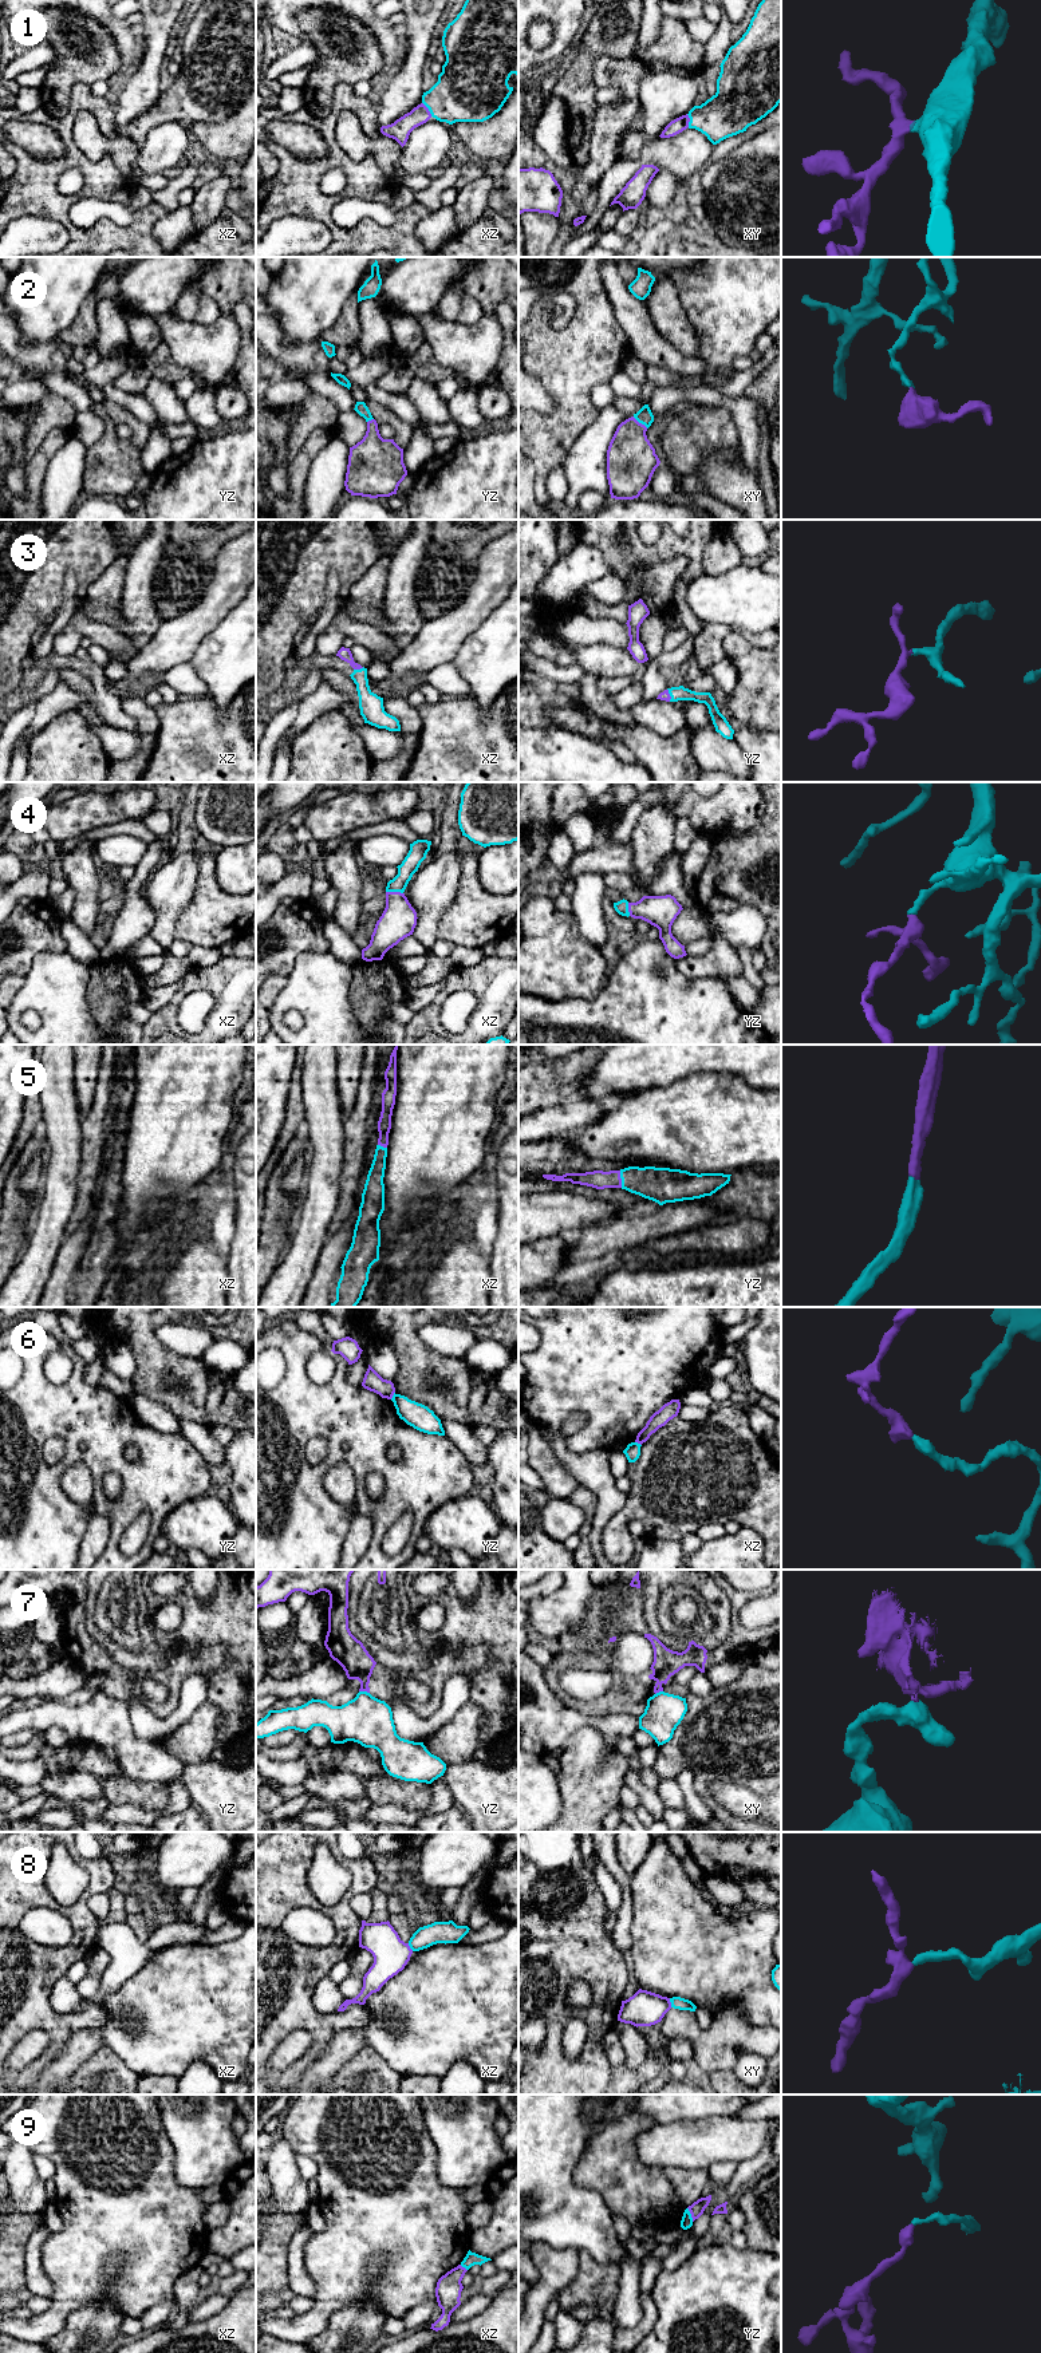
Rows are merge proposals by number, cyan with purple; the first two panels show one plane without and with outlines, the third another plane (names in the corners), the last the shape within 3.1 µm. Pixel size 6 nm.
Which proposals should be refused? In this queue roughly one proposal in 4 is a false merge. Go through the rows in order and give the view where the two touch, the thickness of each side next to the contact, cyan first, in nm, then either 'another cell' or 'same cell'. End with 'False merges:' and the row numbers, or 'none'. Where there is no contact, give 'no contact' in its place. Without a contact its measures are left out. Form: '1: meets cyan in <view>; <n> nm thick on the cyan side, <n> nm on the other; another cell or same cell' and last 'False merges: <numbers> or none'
1: meets cyan in xz; 360 nm thick on the cyan side, 120 nm on the other; same cell
2: meets cyan in xy; 90 nm thick on the cyan side, 300 nm on the other; same cell
3: meets cyan in yz; 80 nm thick on the cyan side, 60 nm on the other; same cell
4: meets cyan in xz; 100 nm thick on the cyan side, 220 nm on the other; same cell
5: meets cyan in yz; 200 nm thick on the cyan side, 110 nm on the other; same cell
6: meets cyan in yz; 150 nm thick on the cyan side, 110 nm on the other; another cell
7: meets cyan in yz; 300 nm thick on the cyan side, 190 nm on the other; another cell
8: meets cyan in xy; 80 nm thick on the cyan side, 200 nm on the other; same cell
9: meets cyan in yz; 70 nm thick on the cyan side, 90 nm on the other; another cell
False merges: 6, 7, 9

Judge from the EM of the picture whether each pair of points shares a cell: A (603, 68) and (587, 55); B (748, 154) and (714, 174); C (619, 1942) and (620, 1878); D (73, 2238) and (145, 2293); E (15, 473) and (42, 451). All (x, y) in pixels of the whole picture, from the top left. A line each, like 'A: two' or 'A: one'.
A: two
B: one
C: one
D: one
E: two

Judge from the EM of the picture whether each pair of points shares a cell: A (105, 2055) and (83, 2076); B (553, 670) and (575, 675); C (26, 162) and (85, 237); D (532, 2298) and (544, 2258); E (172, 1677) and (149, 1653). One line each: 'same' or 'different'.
A: same
B: same
C: same
D: same
E: different

